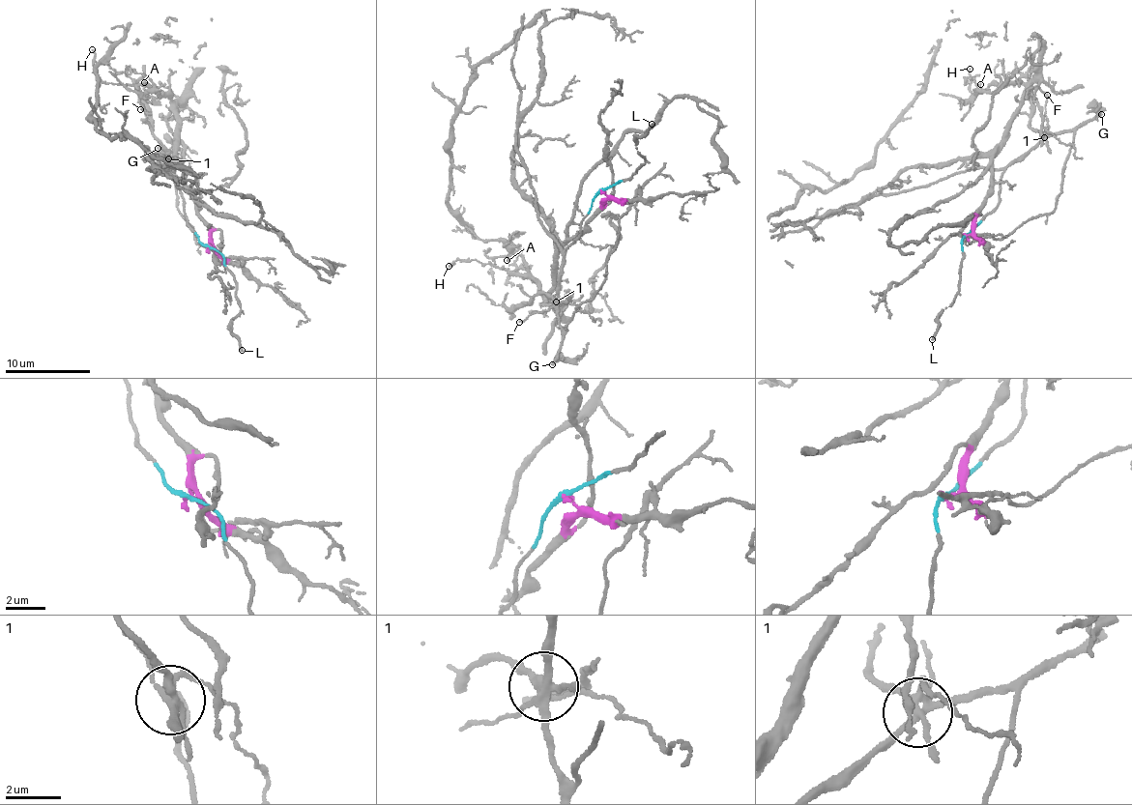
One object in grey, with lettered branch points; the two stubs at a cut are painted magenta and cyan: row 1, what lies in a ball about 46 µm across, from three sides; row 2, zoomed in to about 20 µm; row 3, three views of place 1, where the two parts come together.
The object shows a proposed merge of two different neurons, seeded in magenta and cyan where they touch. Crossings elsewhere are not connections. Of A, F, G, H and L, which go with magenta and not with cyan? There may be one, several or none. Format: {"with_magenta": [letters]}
{"with_magenta": ["A", "H"]}

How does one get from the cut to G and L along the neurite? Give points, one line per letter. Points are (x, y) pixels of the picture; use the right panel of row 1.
G: (965, 236), (998, 205), (1002, 173), (1048, 136), (1083, 127), (1102, 115)
L: (965, 236), (962, 241), (959, 293), (942, 312), (931, 340)

